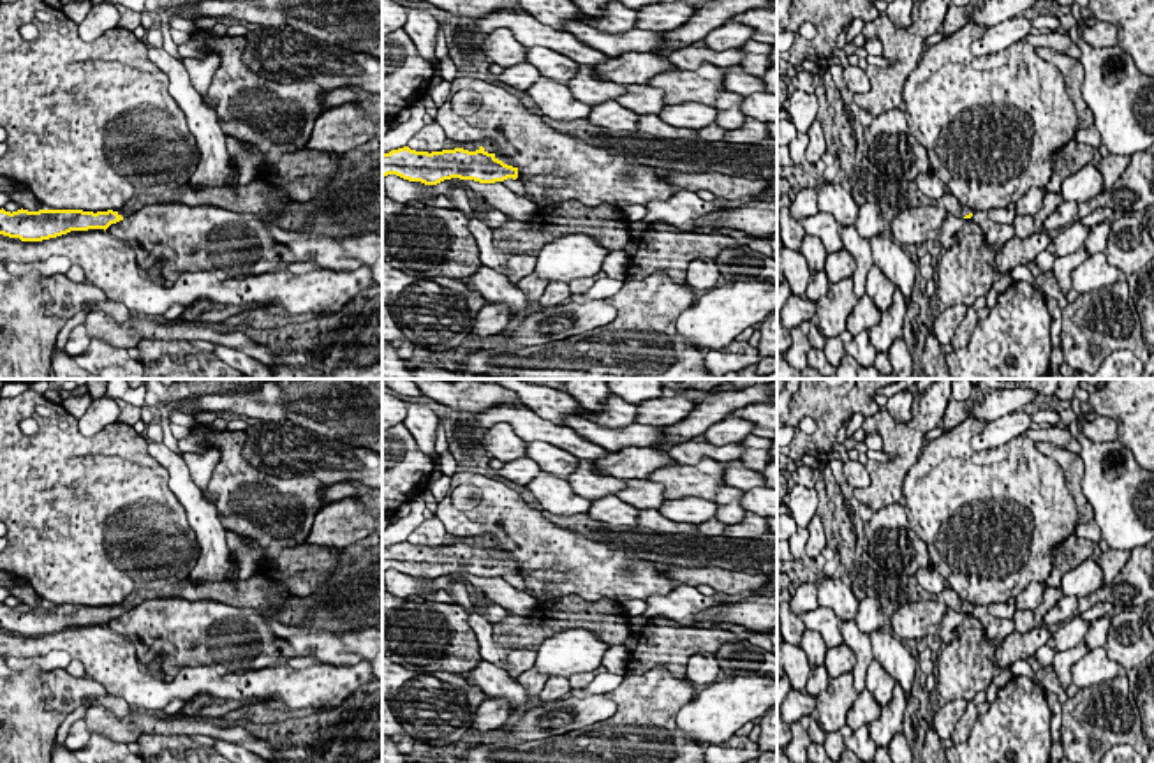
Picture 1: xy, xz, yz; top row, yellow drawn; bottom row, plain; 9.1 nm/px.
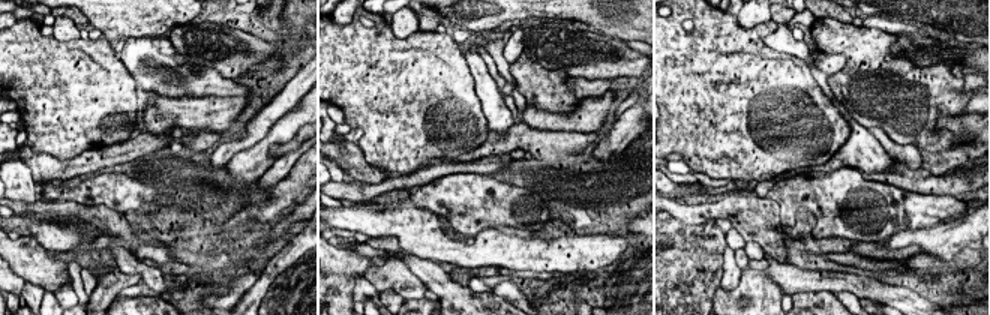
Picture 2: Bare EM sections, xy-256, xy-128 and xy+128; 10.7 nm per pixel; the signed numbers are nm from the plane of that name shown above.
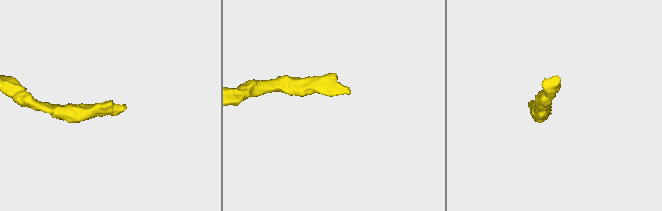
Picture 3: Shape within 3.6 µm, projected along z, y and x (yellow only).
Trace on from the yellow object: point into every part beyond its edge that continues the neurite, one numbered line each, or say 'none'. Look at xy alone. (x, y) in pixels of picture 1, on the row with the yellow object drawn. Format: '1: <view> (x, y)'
1: xy (258, 198)

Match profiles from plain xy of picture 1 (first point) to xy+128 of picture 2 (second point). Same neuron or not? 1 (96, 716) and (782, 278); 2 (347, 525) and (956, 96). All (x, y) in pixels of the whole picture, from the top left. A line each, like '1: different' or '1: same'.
1: same
2: different

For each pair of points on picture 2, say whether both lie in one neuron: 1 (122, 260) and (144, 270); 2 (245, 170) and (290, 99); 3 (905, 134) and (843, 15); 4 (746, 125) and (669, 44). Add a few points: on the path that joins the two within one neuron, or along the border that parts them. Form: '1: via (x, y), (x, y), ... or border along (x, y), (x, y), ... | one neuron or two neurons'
1: via (128, 263), (138, 267) | one neuron
2: border along (302, 98), (251, 146) | two neurons
3: border along (815, 17), (833, 17), (851, 23) | two neurons
4: via (726, 105), (684, 63) | one neuron

